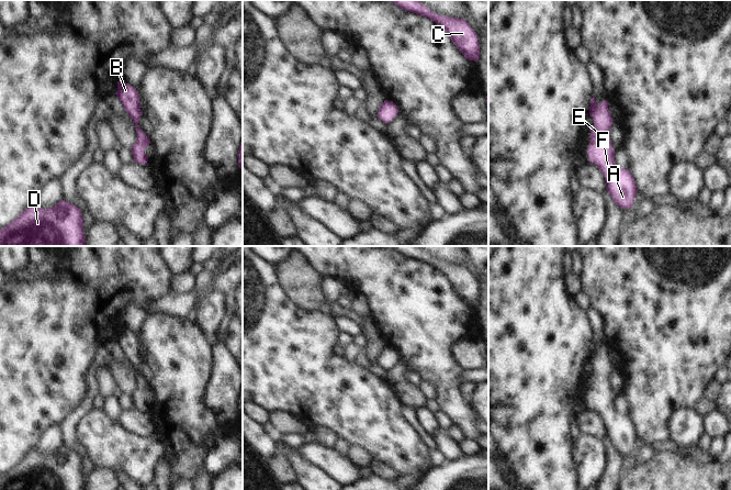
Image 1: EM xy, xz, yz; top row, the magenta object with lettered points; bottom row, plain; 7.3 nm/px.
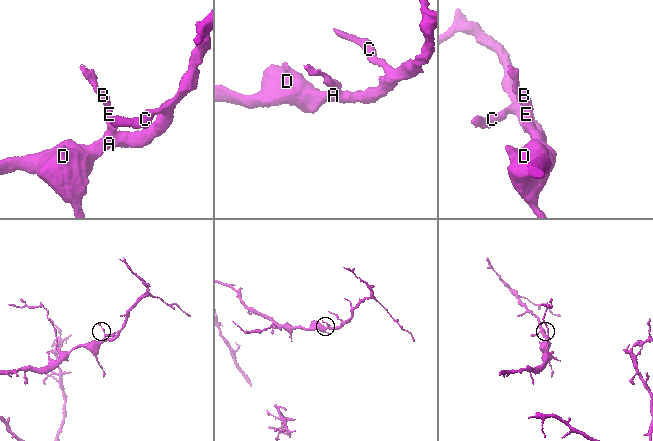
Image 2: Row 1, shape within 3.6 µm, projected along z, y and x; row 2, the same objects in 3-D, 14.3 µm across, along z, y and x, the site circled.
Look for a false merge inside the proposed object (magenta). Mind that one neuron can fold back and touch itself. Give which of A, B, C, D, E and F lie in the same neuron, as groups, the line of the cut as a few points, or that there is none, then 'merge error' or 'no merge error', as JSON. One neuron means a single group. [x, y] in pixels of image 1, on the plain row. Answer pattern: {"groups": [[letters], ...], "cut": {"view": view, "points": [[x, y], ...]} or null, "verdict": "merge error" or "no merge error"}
{"groups": [["A", "B", "C", "D", "E", "F"]], "cut": null, "verdict": "no merge error"}

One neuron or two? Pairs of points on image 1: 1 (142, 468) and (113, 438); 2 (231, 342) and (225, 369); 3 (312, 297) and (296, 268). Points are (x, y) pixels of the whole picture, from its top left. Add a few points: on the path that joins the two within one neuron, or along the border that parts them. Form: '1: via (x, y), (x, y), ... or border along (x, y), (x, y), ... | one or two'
1: via (134, 460), (120, 446) | one
2: border along (222, 344), (231, 356) | two
3: via (305, 290), (296, 275) | one

